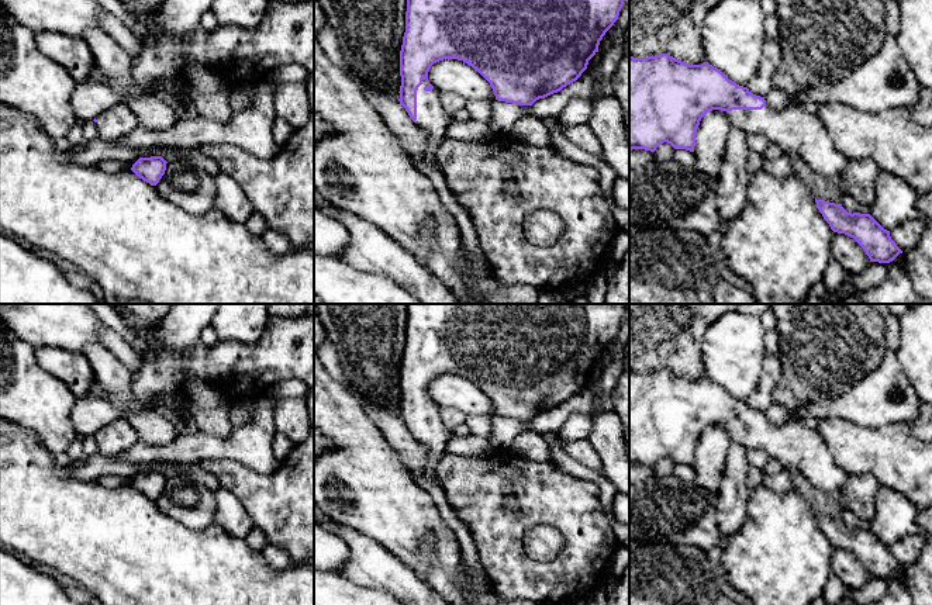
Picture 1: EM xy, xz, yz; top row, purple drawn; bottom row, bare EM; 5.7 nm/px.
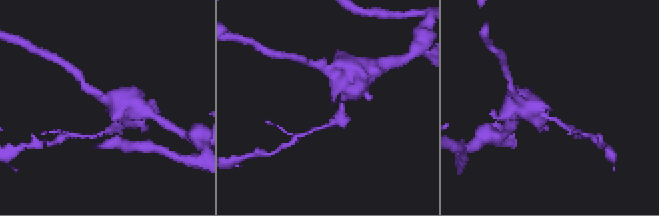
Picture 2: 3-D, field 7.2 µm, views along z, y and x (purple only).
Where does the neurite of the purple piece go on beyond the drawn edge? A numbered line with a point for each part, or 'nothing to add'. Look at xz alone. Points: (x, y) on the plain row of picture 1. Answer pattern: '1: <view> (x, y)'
1: xz (431, 432)

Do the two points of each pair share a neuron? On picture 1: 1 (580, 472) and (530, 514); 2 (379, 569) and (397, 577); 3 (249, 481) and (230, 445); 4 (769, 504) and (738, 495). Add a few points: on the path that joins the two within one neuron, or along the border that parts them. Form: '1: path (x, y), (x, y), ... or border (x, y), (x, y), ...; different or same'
1: border (553, 462), (563, 470), (590, 480), (600, 497); different
2: path (383, 571), (393, 577); same
3: border (207, 457), (231, 457), (259, 473), (271, 473); different
4: border (751, 490), (746, 498), (746, 518), (738, 529); different

